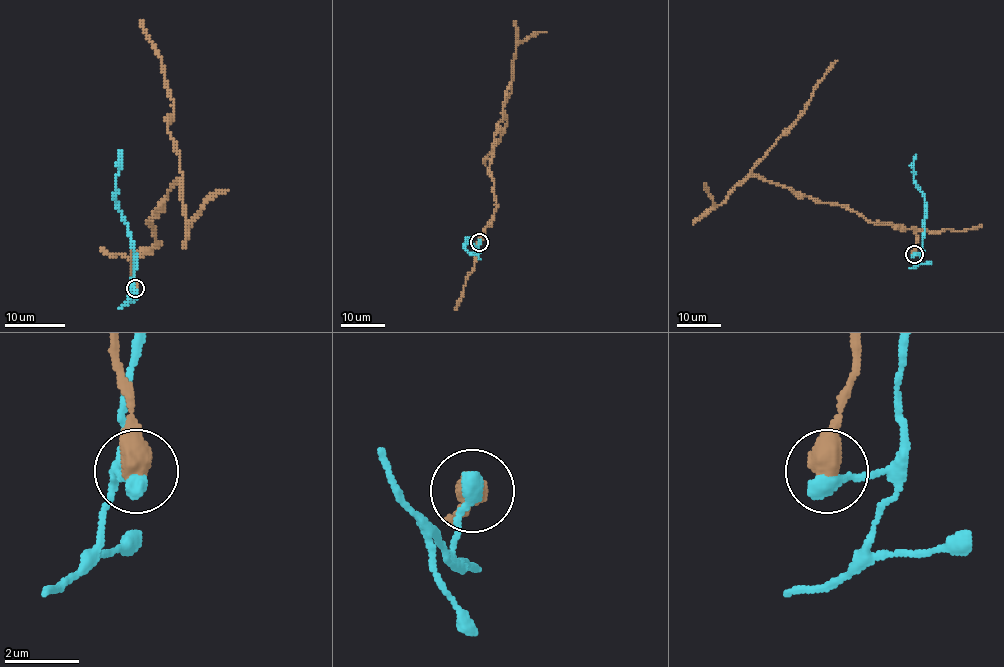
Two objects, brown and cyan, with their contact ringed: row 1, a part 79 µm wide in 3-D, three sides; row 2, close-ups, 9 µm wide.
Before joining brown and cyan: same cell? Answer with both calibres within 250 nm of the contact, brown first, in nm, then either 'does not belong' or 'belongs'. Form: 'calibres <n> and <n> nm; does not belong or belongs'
calibres 650 and 480 nm; does not belong

